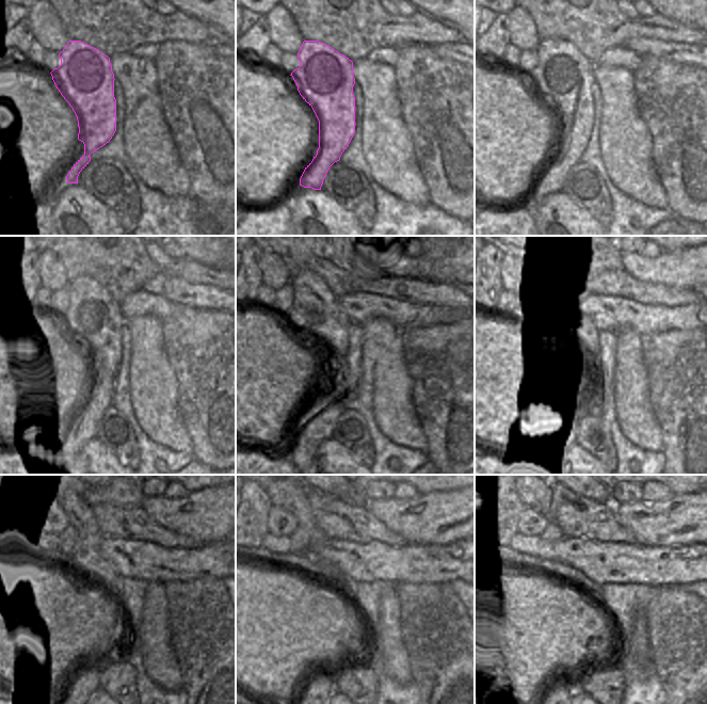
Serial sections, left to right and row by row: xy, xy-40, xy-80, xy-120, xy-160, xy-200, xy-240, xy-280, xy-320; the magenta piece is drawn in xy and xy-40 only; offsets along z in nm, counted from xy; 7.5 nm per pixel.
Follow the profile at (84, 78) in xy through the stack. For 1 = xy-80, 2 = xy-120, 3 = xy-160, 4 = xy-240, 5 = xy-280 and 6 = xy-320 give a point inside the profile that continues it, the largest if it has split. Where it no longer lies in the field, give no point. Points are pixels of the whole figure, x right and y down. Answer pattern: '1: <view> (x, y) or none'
1: xy-80 (564, 77)
2: xy-120 (93, 319)
3: xy-160 (307, 303)
4: xy-240 (74, 543)
5: xy-280 (293, 496)
6: xy-320 (537, 496)

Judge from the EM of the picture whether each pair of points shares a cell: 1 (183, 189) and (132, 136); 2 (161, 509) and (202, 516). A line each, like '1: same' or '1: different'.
1: same
2: same

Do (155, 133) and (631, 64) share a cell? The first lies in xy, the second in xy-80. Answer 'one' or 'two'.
two

